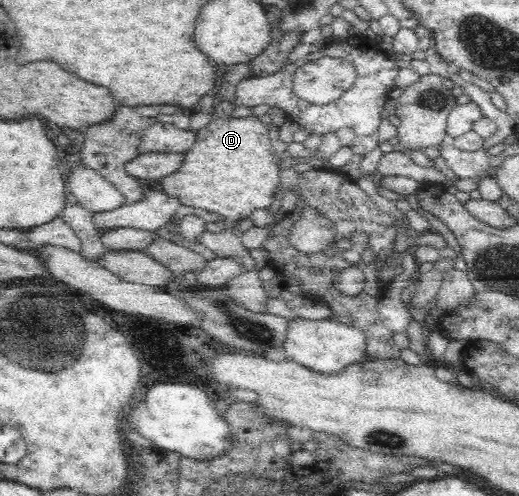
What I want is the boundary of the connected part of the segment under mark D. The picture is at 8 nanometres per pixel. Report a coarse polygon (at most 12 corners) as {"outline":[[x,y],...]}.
{"outline":[[251,61],[226,65],[213,118],[160,179],[241,220],[269,207],[280,154],[258,116],[232,117]]}

